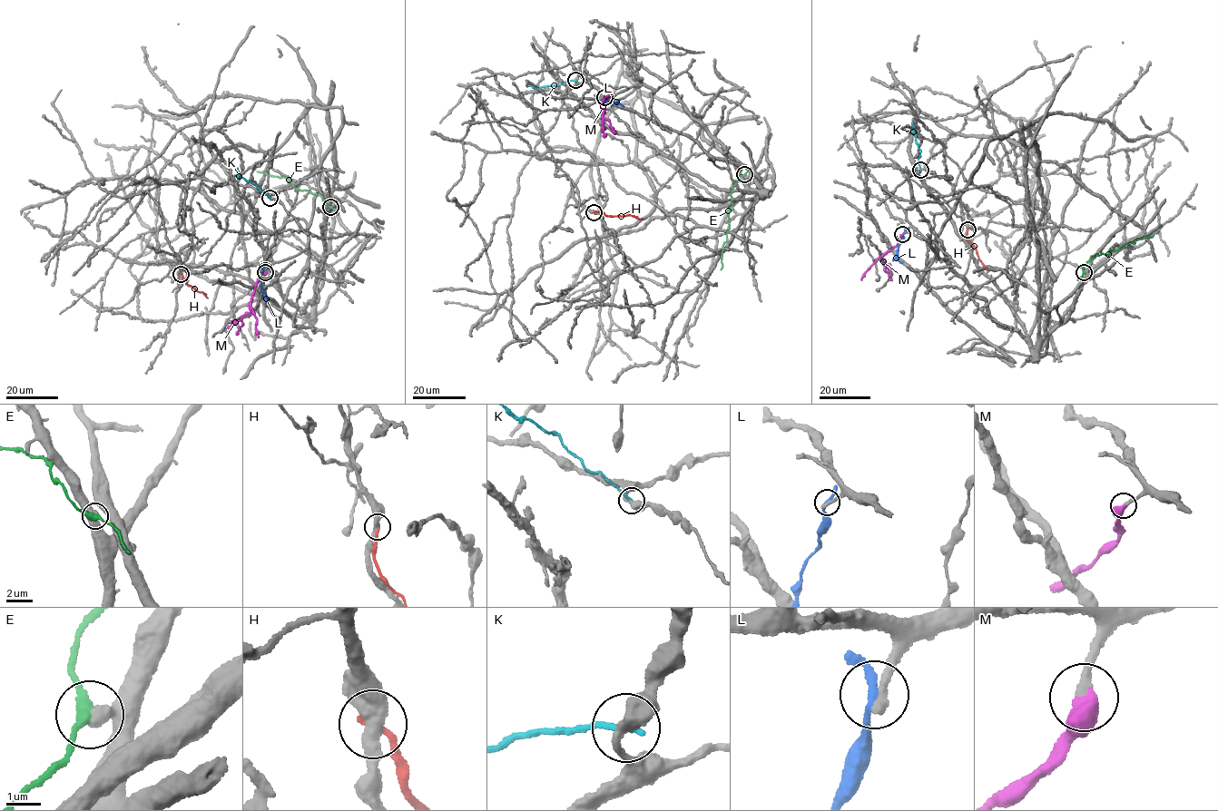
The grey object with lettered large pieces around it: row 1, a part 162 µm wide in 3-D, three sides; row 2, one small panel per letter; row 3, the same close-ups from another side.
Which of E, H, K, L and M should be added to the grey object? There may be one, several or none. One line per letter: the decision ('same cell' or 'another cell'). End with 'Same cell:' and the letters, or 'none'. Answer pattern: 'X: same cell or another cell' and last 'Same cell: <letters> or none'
E: another cell
H: another cell
K: another cell
L: another cell
M: same cell
Same cell: M

